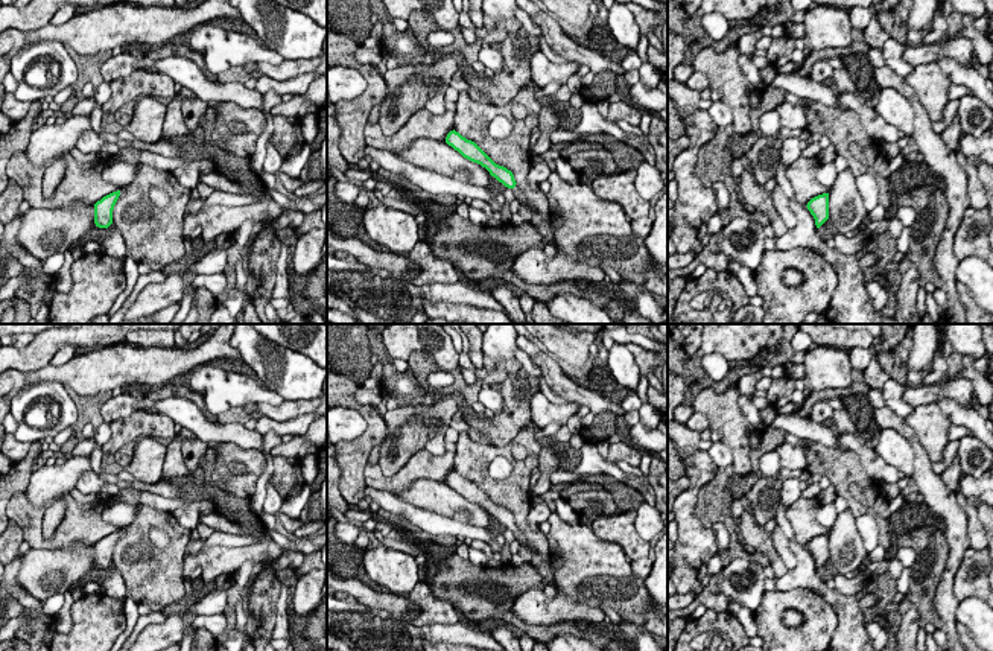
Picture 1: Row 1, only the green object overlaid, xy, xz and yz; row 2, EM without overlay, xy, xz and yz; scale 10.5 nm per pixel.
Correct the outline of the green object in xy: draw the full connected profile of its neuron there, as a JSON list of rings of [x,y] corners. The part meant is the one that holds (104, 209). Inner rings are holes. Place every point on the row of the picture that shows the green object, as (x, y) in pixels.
[[[120,190],[103,196],[94,204],[94,224],[99,228],[108,228],[113,224],[113,210],[120,196]]]

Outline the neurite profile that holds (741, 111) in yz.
[[[731,44],[722,53],[712,47],[703,49],[693,59],[693,70],[701,71],[718,87],[721,100],[731,106],[733,134],[751,132],[750,84],[739,68],[741,50]]]

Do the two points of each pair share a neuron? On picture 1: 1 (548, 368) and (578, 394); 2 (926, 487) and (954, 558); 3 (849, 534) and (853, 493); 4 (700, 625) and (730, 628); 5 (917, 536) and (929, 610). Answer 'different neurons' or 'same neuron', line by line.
1: same neuron
2: same neuron
3: different neurons
4: same neuron
5: same neuron

